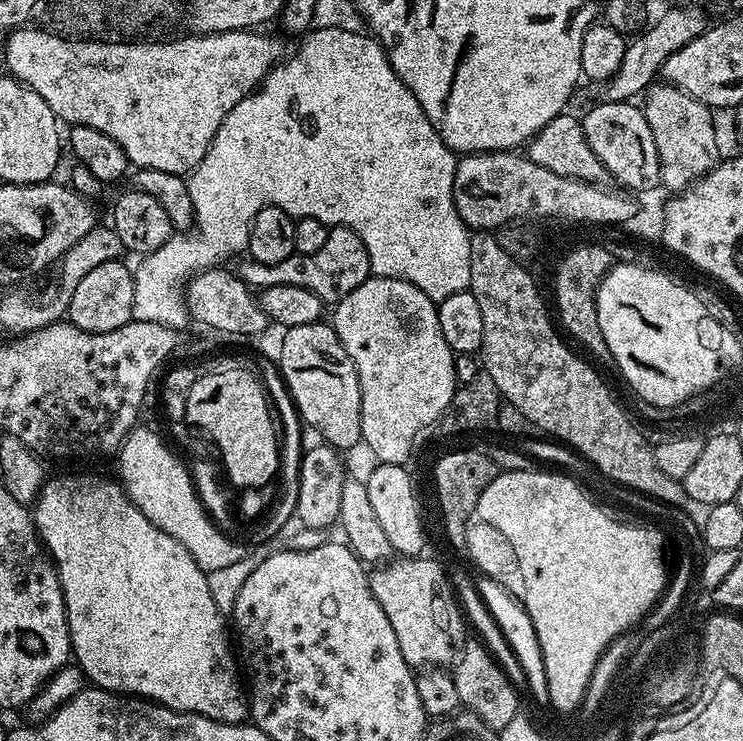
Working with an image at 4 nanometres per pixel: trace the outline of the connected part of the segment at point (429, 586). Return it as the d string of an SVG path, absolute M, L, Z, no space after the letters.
M396 558L377 567L368 577L370 590L378 598L378 606L386 610L386 618L390 618L398 637L398 650L402 650L402 658L413 670L451 665L466 643L466 620L449 573L438 561L424 559Z

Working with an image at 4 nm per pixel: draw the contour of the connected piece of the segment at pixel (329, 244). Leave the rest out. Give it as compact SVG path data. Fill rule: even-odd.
M343 226L329 227L326 242L314 254L297 252L295 256L286 258L286 262L263 264L257 260L245 259L245 264L238 268L238 275L249 288L263 290L270 286L285 284L286 286L302 286L306 290L314 290L318 298L325 302L335 302L346 298L350 290L358 290L362 282L372 275L370 254L366 254L366 246L360 235Z

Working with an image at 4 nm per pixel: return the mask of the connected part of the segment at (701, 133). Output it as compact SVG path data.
M656 82L643 93L642 101L642 111L646 122L650 122L650 134L654 134L654 146L658 149L658 162L660 163L660 183L666 189L669 188L669 193L679 194L684 191L684 189L689 188L695 180L700 180L703 176L710 171L711 168L715 168L718 161L721 159L722 153L720 153L720 144L716 141L716 124L712 121L712 116L714 116L713 109L709 108L698 98L692 97L686 92L686 90L678 89L674 85L665 82Z

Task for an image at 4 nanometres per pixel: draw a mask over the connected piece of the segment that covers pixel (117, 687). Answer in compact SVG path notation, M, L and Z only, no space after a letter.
M56 476L53 480L51 477L45 479L41 486L40 495L35 500L31 514L36 525L36 535L40 537L40 543L44 545L48 555L52 557L52 563L56 565L56 572L60 576L68 615L68 629L72 639L72 656L81 673L95 687L151 700L163 704L166 708L173 708L175 712L193 712L223 724L242 724L249 719L250 700L246 695L241 673L240 676L236 673L238 660L234 655L230 628L229 625L228 628L224 625L225 615L218 610L218 606L214 606L214 598L210 594L208 585L208 573L199 568L194 558L188 555L186 546L178 542L177 538L172 538L170 534L166 534L166 531L160 530L154 522L142 514L142 510L133 507L131 498L125 492L124 484L116 480L115 482L107 480L104 476Z

